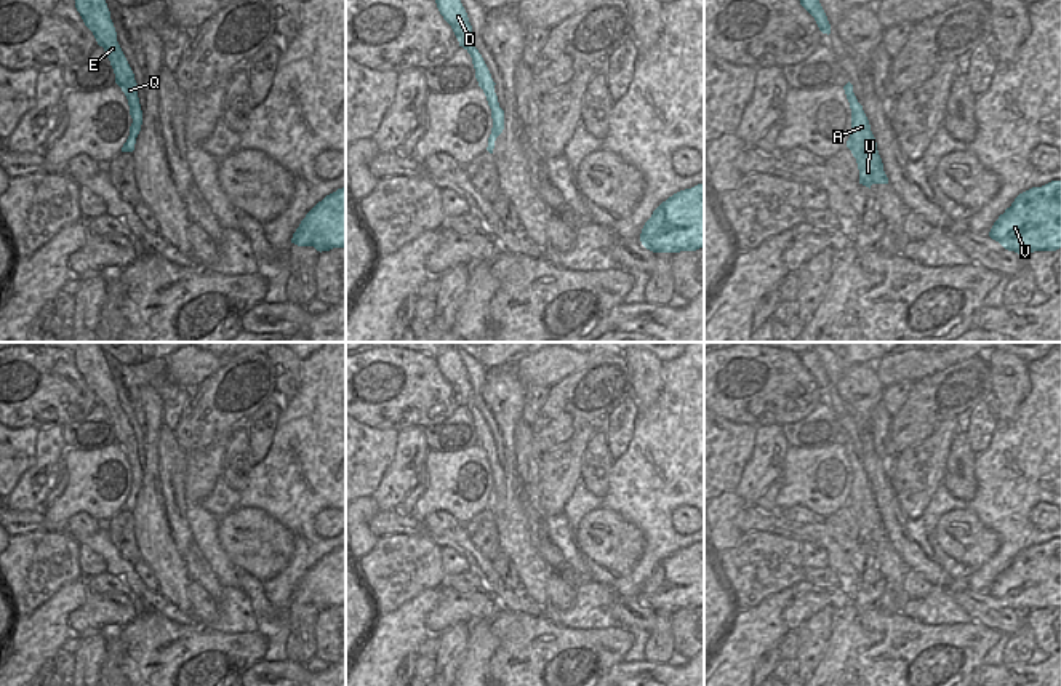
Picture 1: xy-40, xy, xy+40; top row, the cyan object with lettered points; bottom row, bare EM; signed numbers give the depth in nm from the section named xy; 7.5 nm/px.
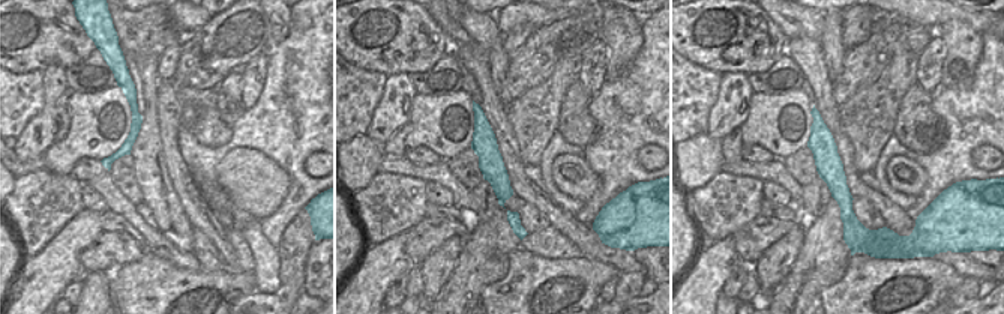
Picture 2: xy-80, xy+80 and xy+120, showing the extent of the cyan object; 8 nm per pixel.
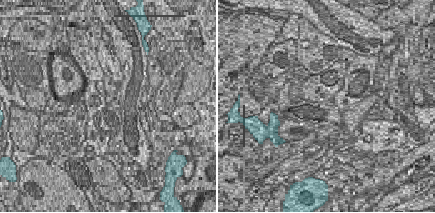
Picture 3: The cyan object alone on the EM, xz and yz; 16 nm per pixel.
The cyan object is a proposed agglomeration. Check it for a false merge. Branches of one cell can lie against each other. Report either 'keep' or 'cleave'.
keep

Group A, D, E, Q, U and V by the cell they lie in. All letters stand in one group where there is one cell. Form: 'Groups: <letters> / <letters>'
Groups: A D E Q U V

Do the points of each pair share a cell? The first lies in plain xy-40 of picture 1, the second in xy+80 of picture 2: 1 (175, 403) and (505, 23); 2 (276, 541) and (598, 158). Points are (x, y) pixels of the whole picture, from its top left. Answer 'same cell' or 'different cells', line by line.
1: different cells
2: different cells

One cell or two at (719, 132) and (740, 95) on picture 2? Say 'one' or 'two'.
one

